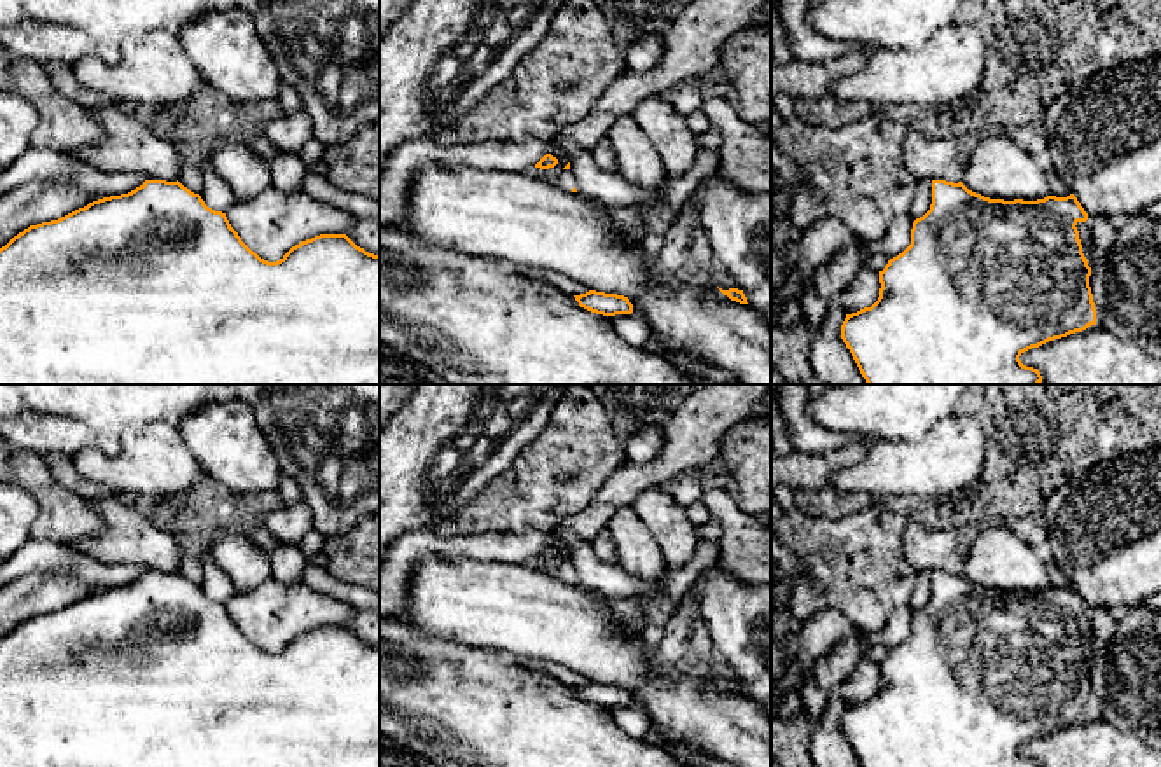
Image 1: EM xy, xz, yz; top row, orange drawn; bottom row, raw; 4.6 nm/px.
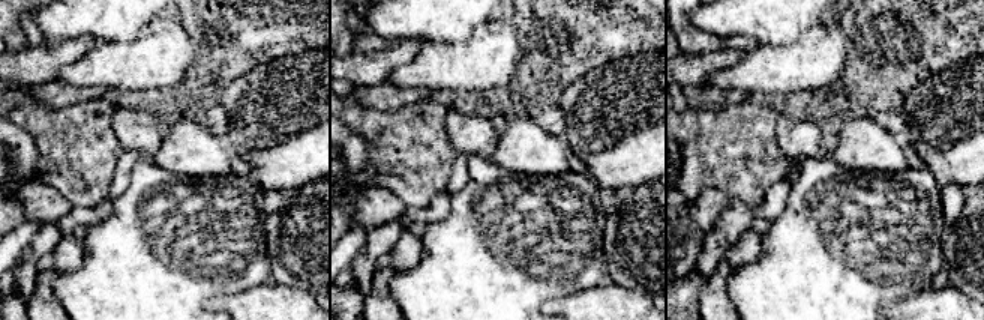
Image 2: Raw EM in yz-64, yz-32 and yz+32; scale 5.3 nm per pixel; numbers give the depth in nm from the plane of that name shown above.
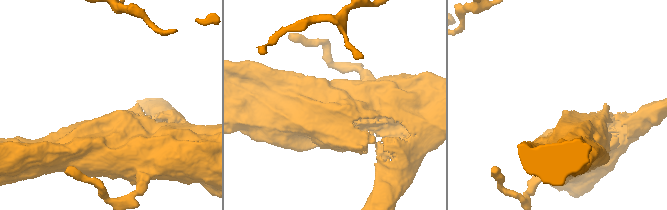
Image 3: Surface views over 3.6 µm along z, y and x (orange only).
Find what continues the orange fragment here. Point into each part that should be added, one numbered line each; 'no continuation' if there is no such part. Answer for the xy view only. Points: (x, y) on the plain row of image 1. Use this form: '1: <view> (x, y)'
no continuation

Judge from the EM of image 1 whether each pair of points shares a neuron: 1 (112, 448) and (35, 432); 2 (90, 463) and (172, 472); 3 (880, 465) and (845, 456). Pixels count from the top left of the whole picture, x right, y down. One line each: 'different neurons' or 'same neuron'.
1: same neuron
2: same neuron
3: different neurons

